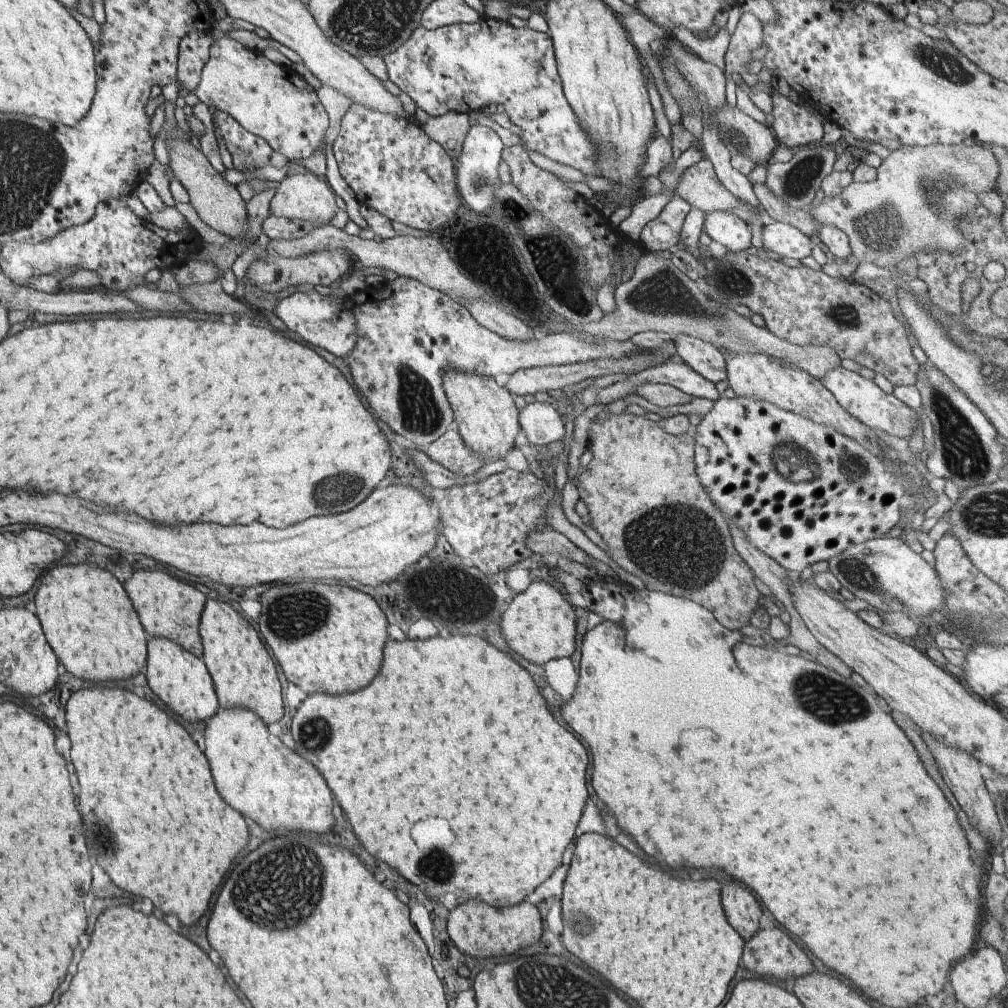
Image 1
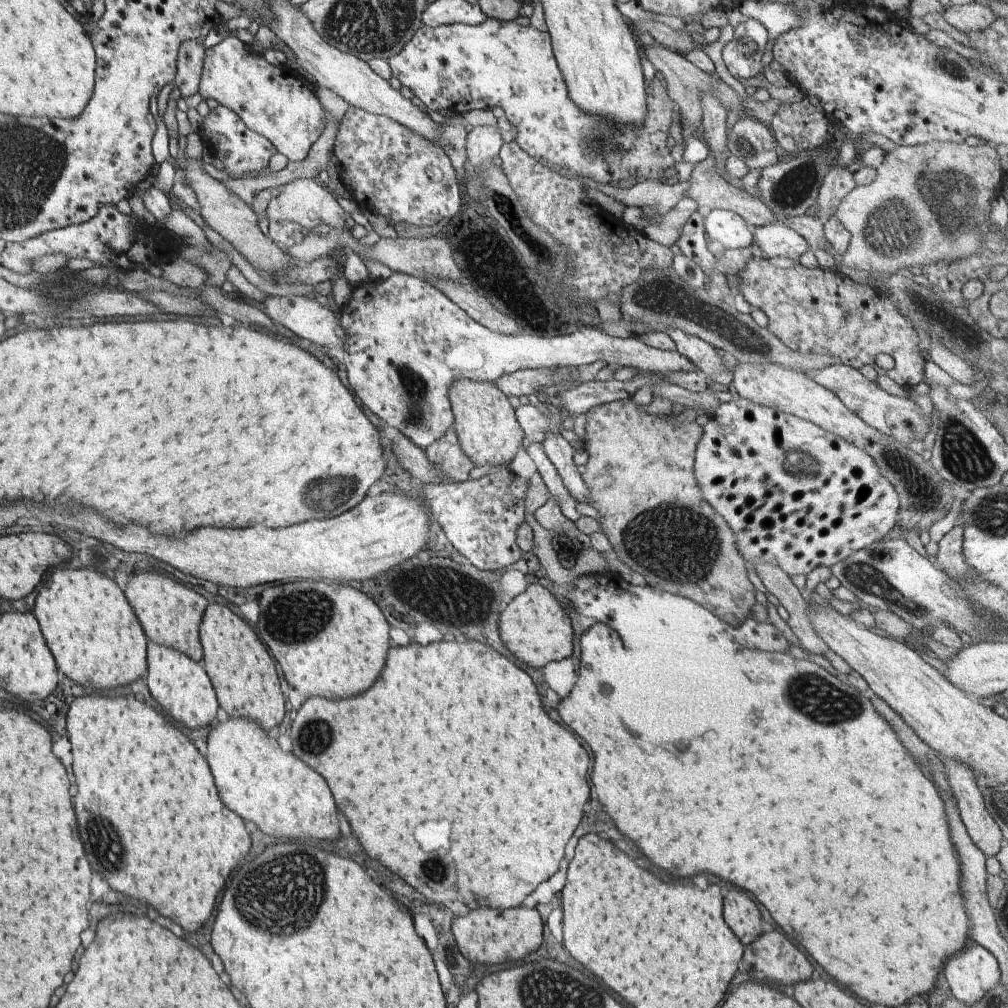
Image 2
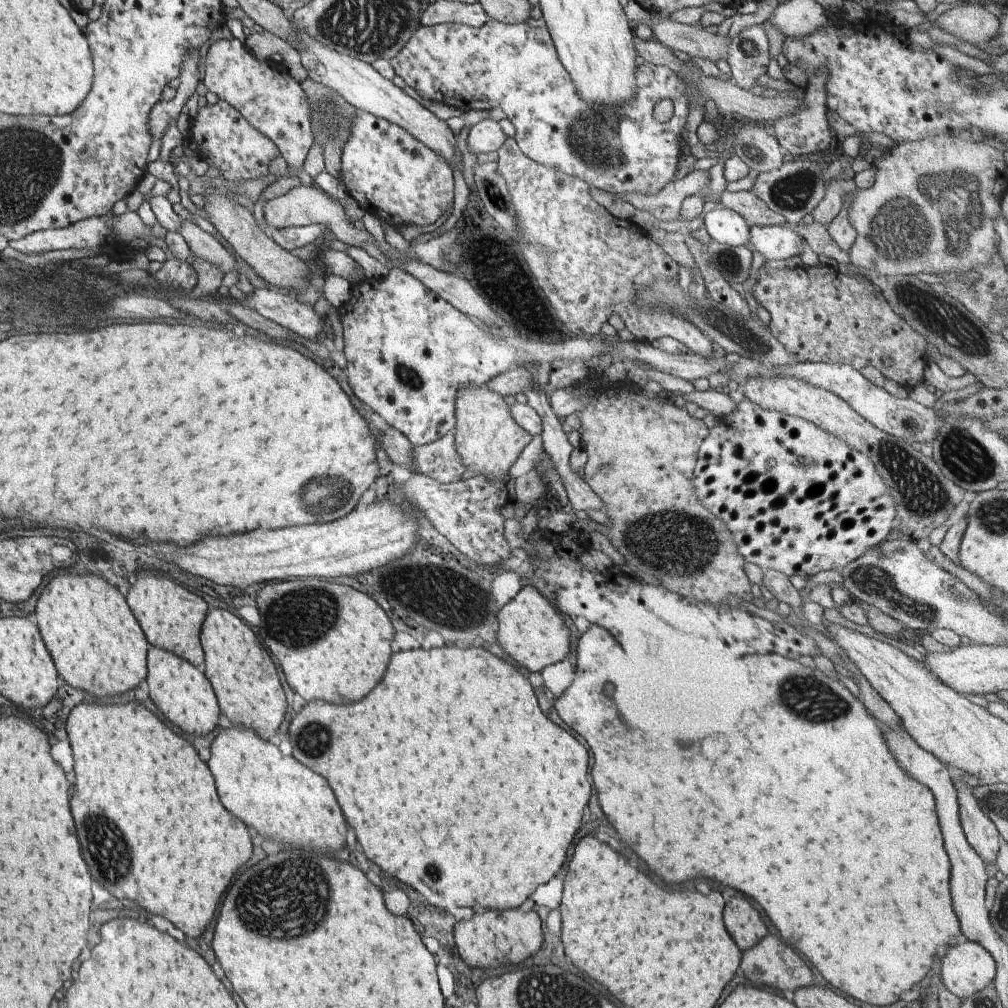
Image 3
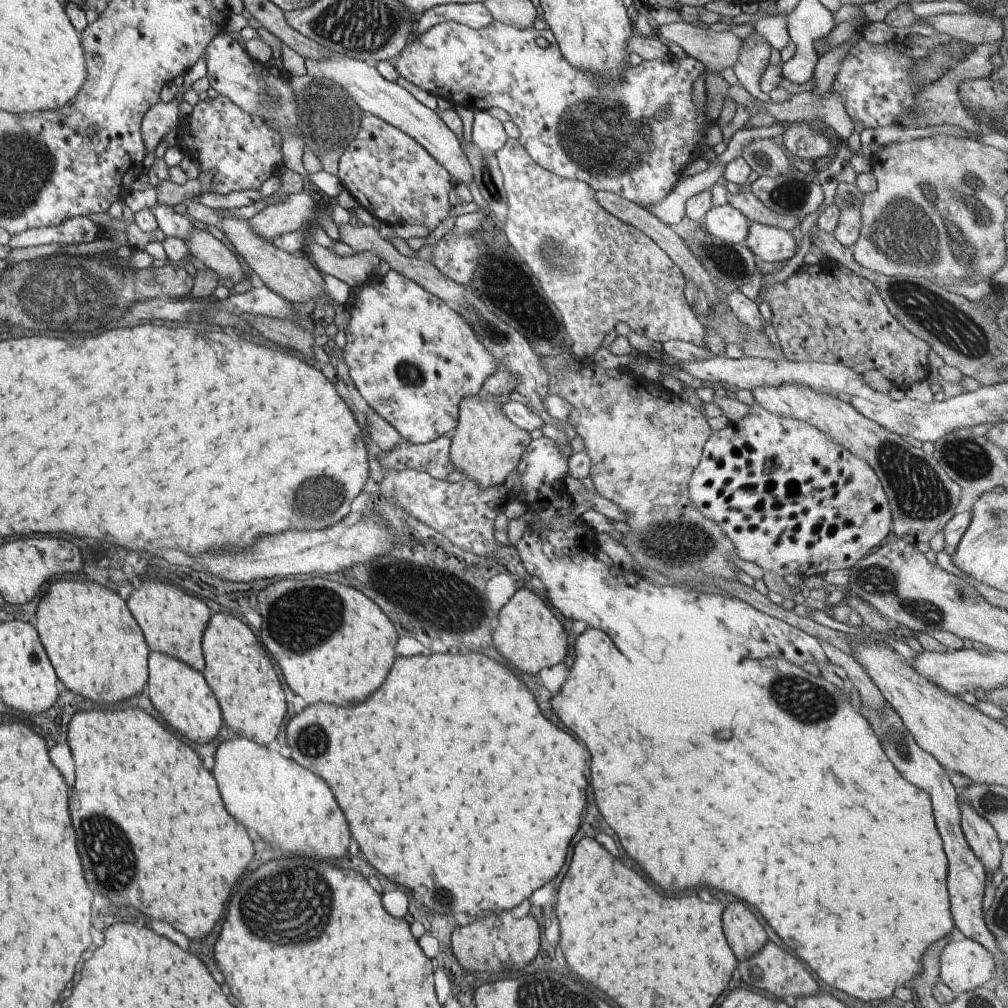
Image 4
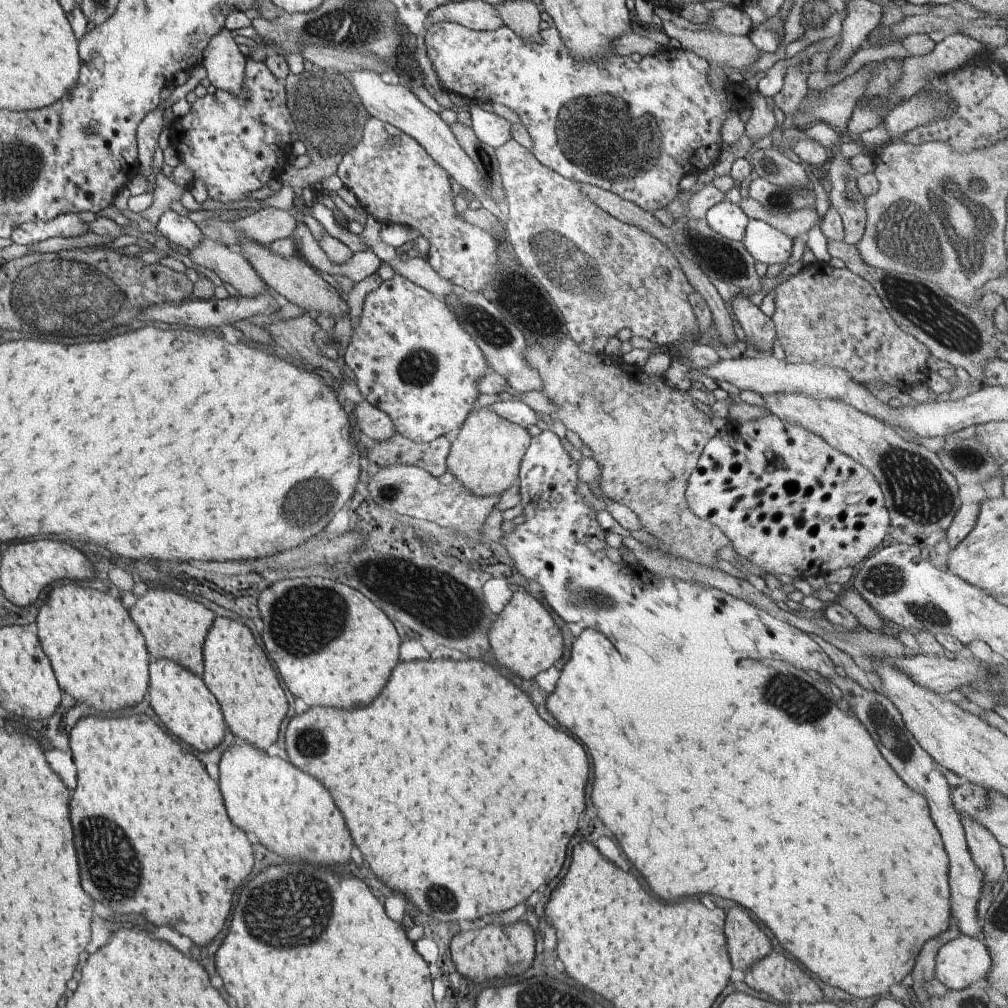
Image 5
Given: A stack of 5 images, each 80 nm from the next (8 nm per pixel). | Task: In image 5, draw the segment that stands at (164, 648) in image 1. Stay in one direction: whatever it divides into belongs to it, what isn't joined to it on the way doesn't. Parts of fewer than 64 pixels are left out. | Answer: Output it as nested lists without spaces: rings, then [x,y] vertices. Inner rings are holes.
[[[170,659],[150,663],[150,704],[162,724],[192,750],[205,753],[225,740],[228,727],[218,699],[208,690],[203,678]]]

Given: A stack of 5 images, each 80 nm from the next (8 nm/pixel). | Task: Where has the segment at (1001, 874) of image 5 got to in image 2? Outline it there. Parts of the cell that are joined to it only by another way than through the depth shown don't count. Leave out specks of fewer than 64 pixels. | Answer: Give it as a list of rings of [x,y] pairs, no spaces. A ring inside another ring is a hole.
[[[940,757],[947,770],[947,779],[950,783],[953,797],[959,808],[959,815],[966,827],[968,836],[972,842],[985,854],[986,858],[996,856],[1001,849],[1003,834],[1000,827],[994,822],[994,819],[987,813],[986,805],[981,793],[981,789],[976,785],[975,777],[977,776],[969,766],[954,759]]]

